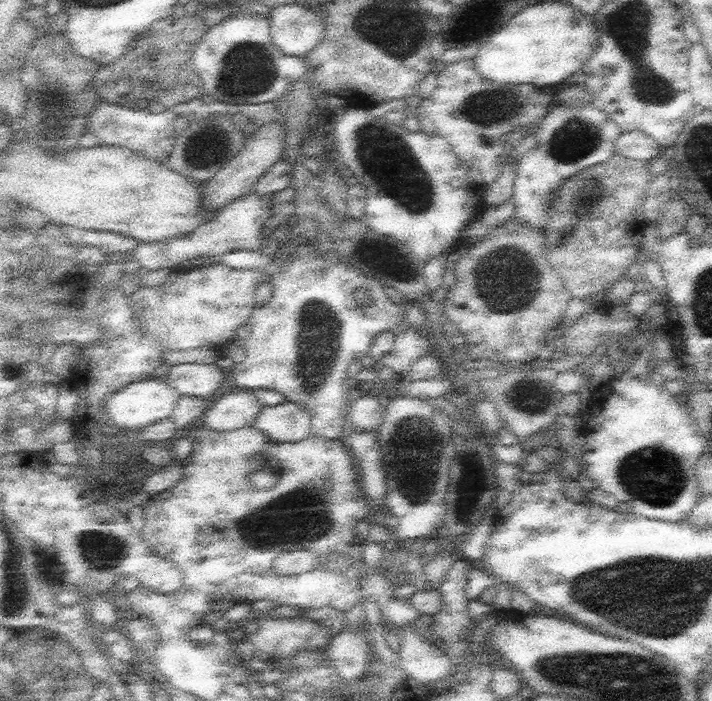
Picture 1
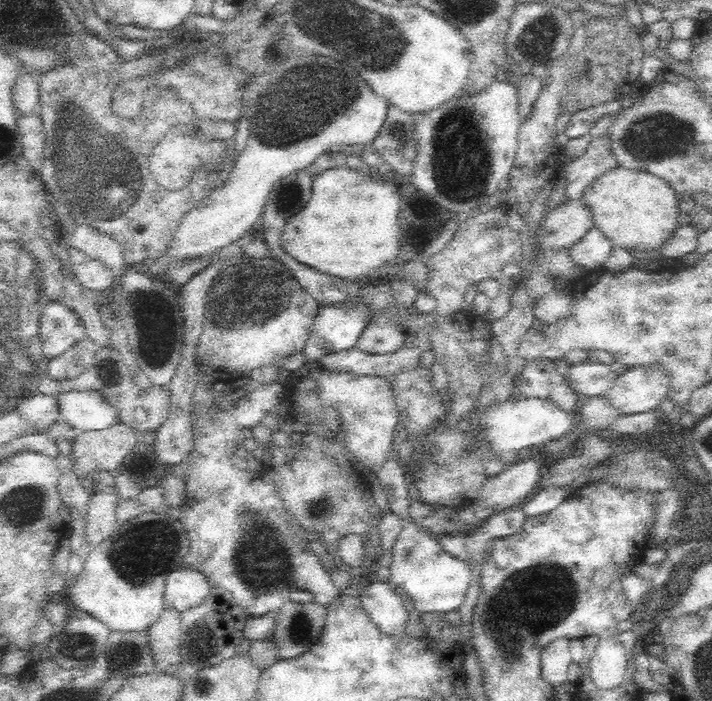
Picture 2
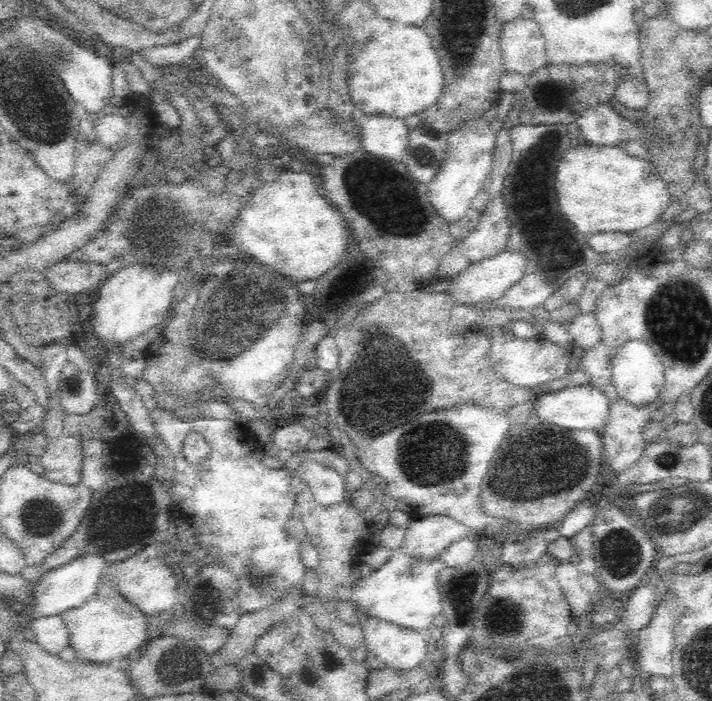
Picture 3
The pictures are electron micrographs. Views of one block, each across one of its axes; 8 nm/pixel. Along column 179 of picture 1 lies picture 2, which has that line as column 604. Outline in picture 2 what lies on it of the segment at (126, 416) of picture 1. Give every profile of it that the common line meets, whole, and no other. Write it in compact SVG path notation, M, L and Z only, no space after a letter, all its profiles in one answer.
M654 364L650 368L638 366L634 369L626 369L626 371L619 374L612 386L603 394L607 404L613 406L618 410L618 413L624 415L659 411L660 407L667 403L670 386L669 374L659 366L660 364Z

